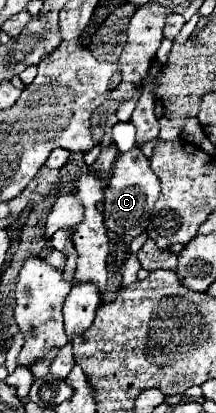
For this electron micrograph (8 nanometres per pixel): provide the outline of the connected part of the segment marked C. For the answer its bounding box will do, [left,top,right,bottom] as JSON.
[104,147,160,237]

